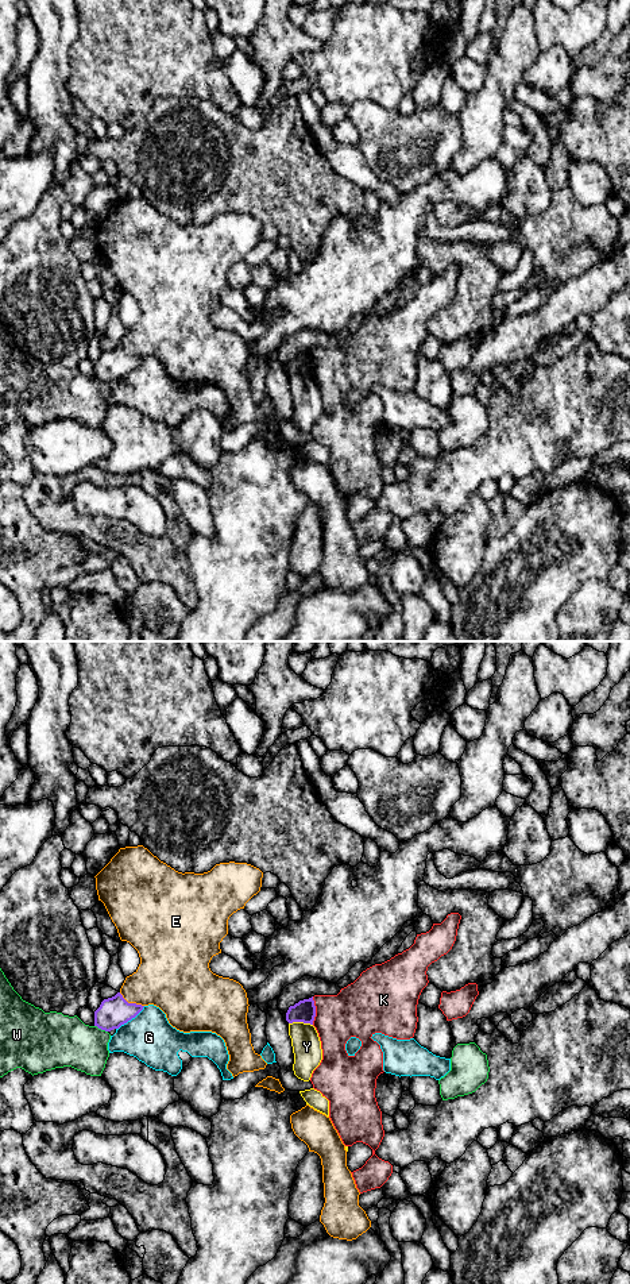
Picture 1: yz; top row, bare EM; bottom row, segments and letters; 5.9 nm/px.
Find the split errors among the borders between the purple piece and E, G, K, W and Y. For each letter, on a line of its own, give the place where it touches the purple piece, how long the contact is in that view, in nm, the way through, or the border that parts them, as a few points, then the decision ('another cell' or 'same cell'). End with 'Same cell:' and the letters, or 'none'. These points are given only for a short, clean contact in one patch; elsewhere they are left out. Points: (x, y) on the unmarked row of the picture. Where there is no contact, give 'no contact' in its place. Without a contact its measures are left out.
E: yz (131, 355) | 170 nm | another cell
G: yz (130, 371) | 220 nm | another cell
K: yz (314, 362) | 170 nm | another cell
W: yz (101, 381) | 90 nm | another cell
Y: yz (301, 373) | 140 nm | along yz (289, 374), (309, 374), (312, 377) | another cell
Same cell: none

